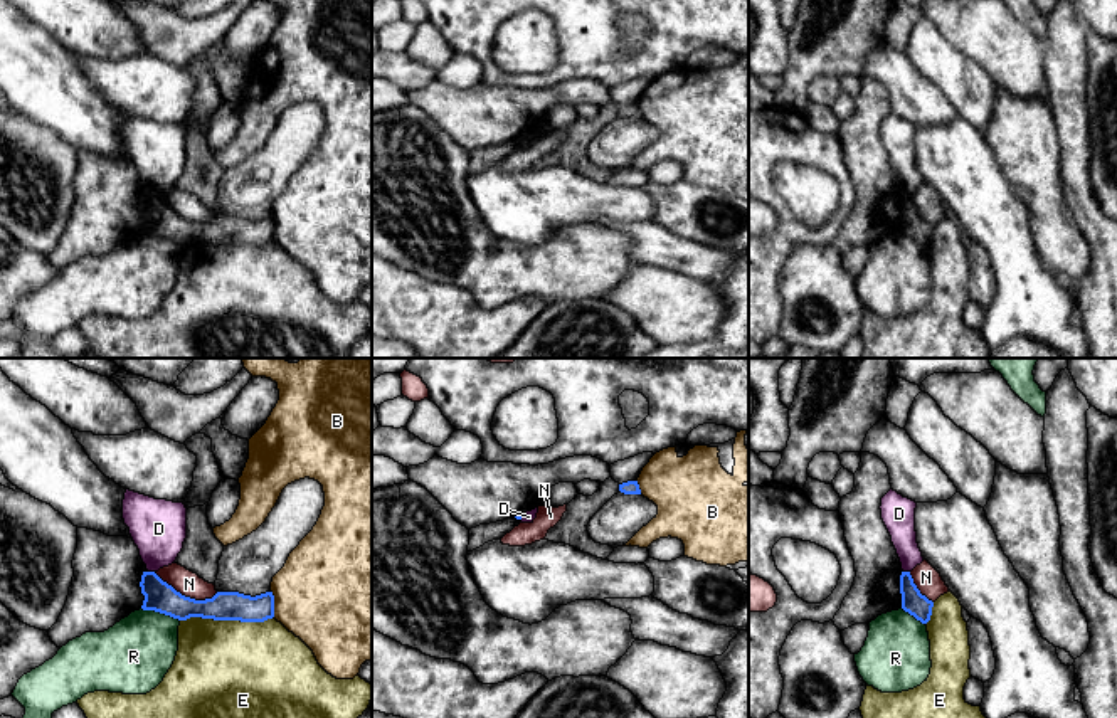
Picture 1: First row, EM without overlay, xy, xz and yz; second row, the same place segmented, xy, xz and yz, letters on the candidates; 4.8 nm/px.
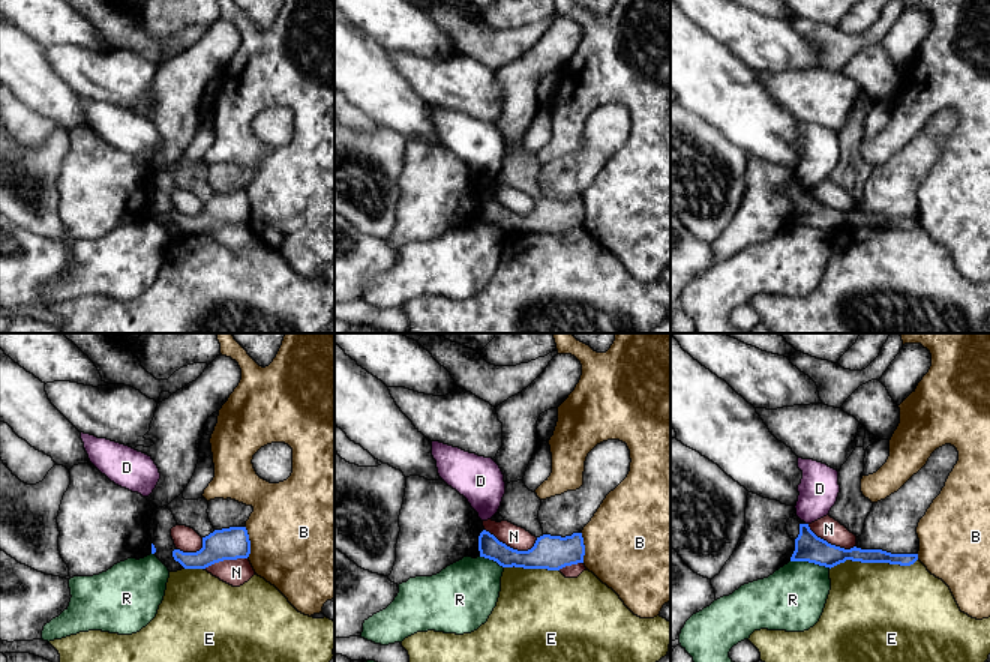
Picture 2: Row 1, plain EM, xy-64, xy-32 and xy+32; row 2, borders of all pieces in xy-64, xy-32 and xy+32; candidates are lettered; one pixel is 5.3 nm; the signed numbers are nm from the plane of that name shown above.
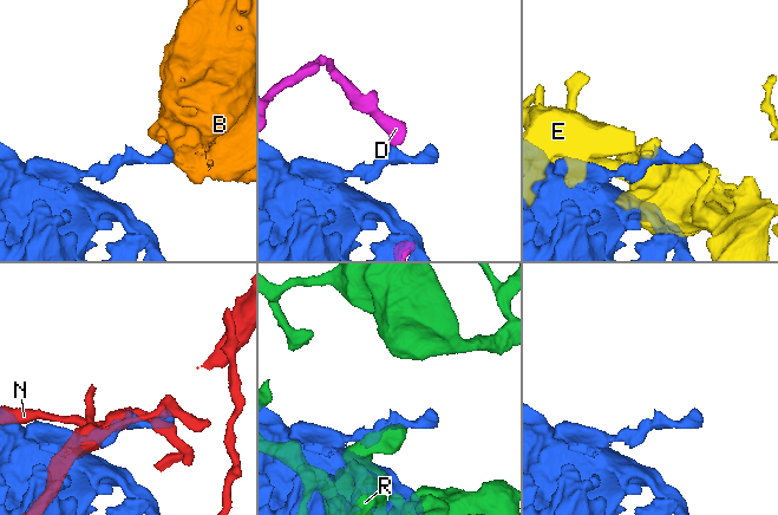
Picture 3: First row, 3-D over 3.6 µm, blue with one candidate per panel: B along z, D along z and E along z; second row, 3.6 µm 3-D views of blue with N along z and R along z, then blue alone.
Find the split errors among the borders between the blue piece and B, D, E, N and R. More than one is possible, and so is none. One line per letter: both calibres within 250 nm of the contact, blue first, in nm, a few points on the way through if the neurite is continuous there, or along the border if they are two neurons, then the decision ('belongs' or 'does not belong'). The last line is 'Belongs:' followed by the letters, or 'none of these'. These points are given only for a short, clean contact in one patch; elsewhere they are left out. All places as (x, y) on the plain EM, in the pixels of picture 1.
B: 140 nm thick on the blue side, 480 nm on the other; border along xy (271, 214), (275, 239); does not belong
D: 140 nm thick on the blue side, 280 nm on the other; border along xy (148, 194), (153, 195); does not belong
E: 140 nm thick on the blue side, 500 nm on the other; does not belong
N: 140 nm thick on the blue side, 120 nm on the other; does not belong
R: 140 nm thick on the blue side, 360 nm on the other; does not belong
Belongs: none of these

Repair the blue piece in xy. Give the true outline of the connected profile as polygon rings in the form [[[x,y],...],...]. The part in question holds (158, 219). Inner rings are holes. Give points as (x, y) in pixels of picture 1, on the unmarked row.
[[[143,195],[143,234],[155,234],[178,244],[190,240],[214,244],[264,245],[274,240],[274,219],[266,215],[256,220],[239,215],[217,215],[212,222],[195,224],[182,219],[155,195]]]

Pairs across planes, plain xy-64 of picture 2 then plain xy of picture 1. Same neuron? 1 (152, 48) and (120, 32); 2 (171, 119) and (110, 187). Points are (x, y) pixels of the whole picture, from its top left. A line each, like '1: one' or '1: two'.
1: two
2: one

